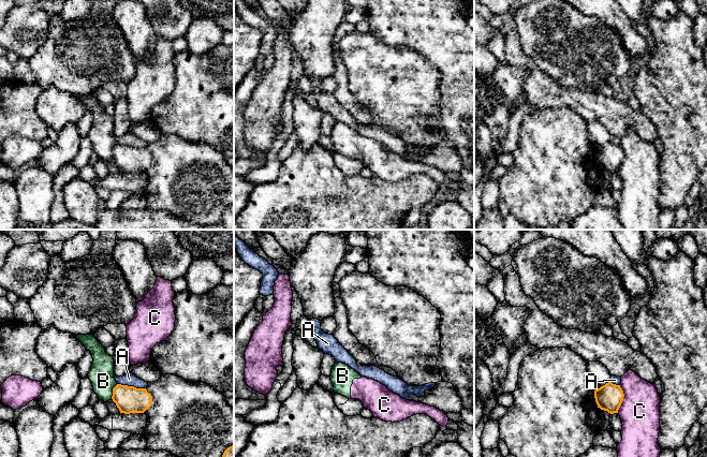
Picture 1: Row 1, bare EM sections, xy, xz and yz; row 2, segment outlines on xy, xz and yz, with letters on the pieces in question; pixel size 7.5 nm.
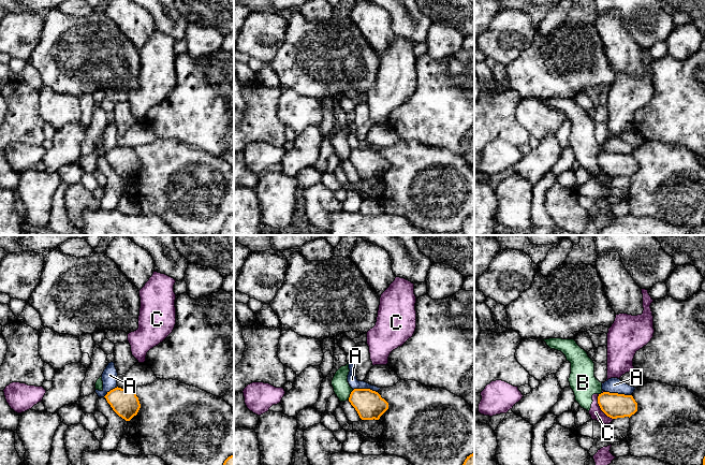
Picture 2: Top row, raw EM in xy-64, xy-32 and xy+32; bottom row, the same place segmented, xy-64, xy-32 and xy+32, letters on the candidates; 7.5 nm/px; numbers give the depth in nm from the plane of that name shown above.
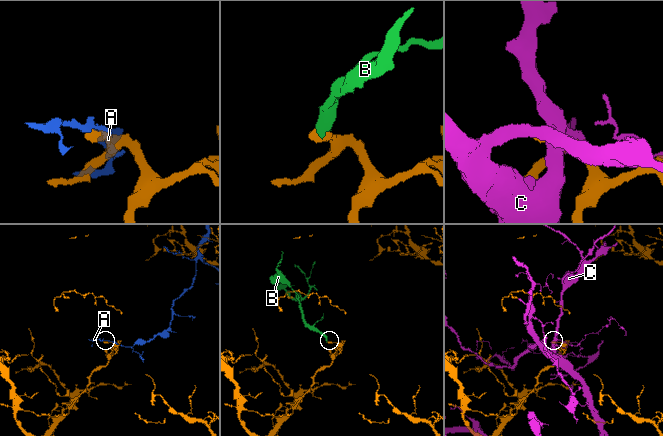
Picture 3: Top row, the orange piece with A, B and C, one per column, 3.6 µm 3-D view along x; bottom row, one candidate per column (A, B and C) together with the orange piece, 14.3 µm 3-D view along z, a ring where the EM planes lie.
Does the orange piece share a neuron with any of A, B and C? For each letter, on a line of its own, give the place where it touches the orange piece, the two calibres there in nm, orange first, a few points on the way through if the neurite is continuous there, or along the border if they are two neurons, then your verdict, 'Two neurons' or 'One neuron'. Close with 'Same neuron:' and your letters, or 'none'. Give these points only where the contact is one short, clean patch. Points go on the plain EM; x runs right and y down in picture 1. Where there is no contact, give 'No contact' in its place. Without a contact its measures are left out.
A: Touches orange at xy (131, 146). Thickness 200 nm (orange) against 100 nm. Two neurons
B: Touches orange at xy (113, 151). Thickness 200 nm (orange) against 190 nm. Boundary: xy (117, 144), (113, 148), (111, 158). Two neurons
C: Touches orange at yz (622, 159). Thickness 200 nm (orange) against 300 nm. Two neurons
Same neuron: none

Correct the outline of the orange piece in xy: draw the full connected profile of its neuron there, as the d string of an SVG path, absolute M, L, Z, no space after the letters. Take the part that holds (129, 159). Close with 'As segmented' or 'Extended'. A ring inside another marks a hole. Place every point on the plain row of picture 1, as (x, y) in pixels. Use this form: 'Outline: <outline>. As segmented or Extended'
Outline: M117 144L113 148L113 161L120 173L144 173L152 164L152 156L146 148Z. As segmented

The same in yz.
Outline: M612 142L594 150L598 167L610 174L618 173L623 157L624 153L620 145L613 144Z. As segmented

